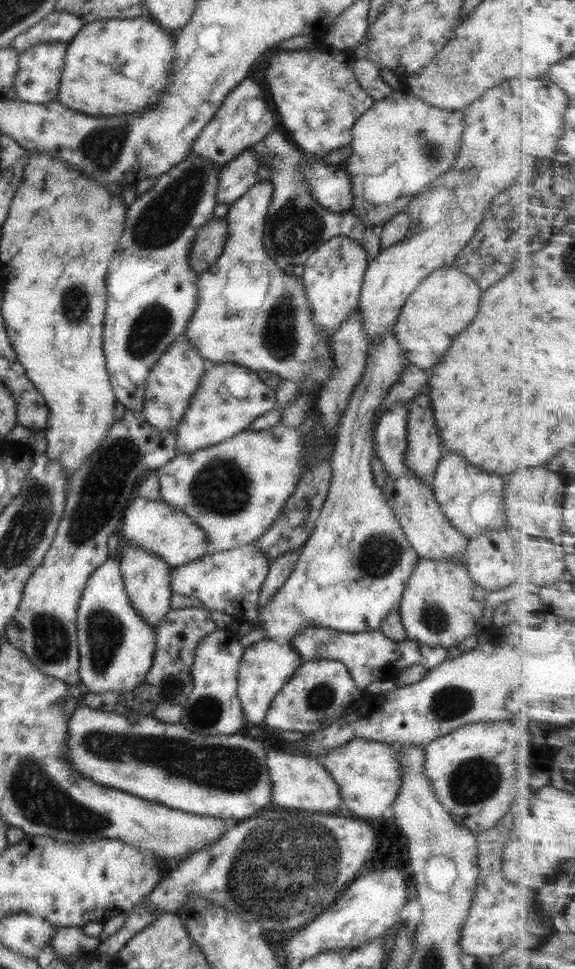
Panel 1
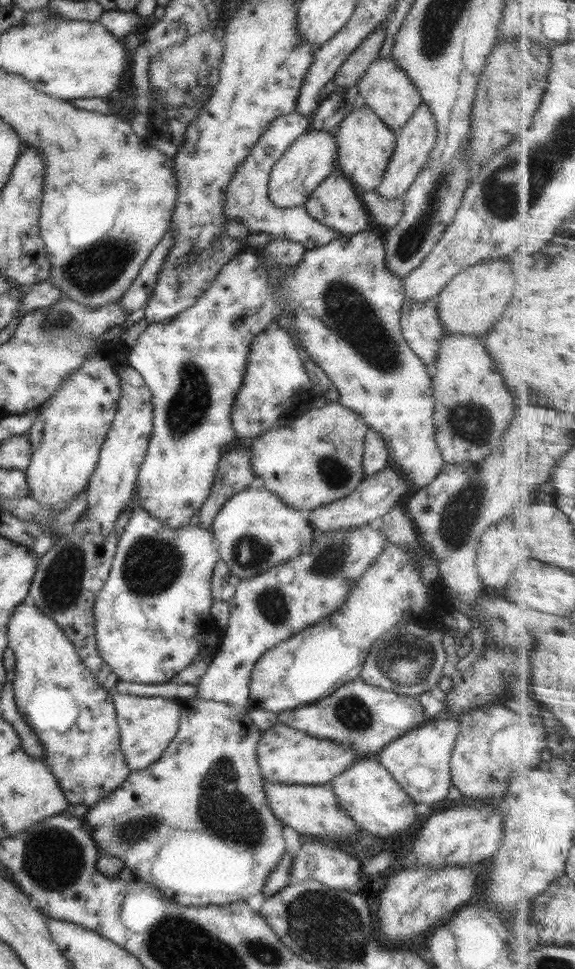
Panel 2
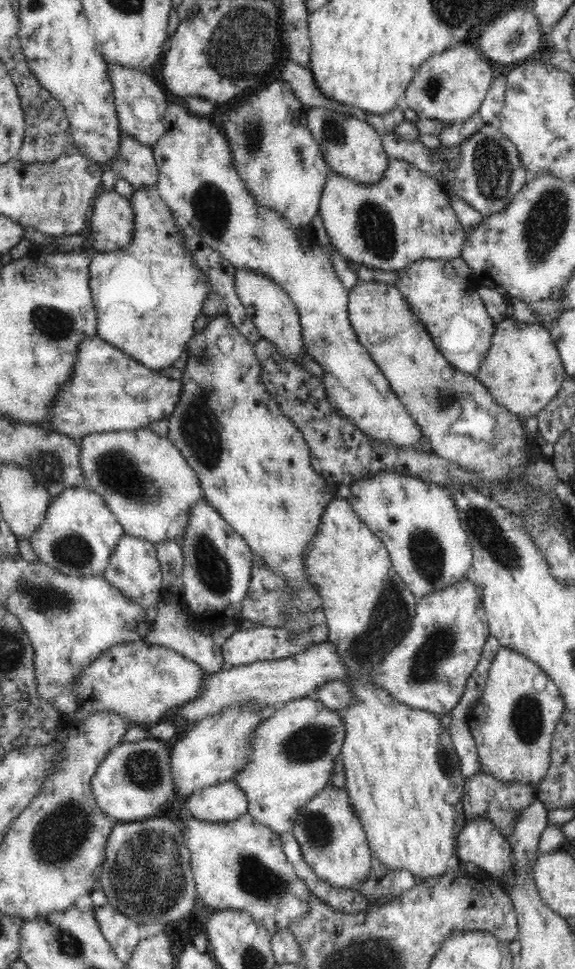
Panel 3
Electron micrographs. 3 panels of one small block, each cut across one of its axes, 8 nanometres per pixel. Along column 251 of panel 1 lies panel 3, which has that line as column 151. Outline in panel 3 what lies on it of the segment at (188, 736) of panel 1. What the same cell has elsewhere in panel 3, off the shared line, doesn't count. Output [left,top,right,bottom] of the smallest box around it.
[92,738,174,821]

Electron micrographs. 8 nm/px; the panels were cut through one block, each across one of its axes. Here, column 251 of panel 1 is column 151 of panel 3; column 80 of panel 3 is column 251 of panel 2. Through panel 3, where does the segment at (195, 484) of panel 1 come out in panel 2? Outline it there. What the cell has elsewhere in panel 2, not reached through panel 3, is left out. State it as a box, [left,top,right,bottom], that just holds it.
[239,403,369,512]

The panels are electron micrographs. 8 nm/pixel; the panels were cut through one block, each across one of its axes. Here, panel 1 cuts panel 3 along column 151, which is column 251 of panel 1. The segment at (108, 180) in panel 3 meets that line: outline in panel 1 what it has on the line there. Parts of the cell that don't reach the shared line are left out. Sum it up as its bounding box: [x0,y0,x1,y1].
[216,147,260,204]

